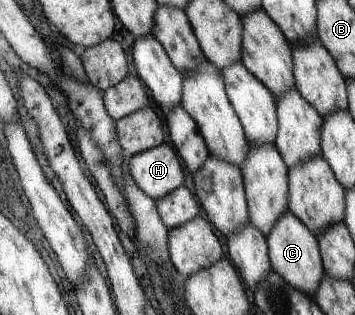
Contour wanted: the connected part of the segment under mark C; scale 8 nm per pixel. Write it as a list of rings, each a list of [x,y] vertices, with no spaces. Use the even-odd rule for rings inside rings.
[[[288,208],[274,230],[267,235],[266,241],[274,272],[279,273],[295,290],[315,298],[326,276],[318,238]]]

